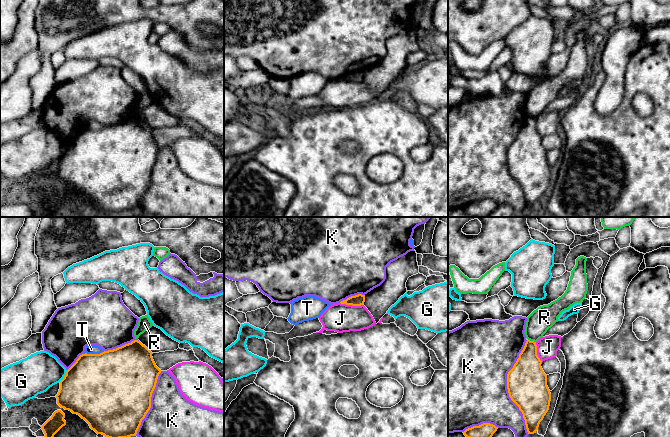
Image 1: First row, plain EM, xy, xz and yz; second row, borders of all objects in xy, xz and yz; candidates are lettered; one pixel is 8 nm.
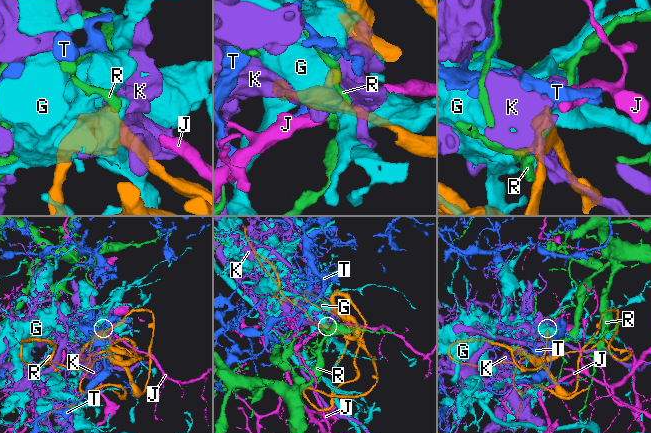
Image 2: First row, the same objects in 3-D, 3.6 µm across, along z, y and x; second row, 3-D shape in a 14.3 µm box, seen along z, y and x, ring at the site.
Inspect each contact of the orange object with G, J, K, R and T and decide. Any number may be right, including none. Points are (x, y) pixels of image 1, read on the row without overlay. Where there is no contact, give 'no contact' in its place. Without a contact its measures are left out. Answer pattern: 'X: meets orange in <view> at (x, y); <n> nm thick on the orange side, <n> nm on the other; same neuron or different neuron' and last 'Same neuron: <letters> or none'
G: meets orange in xy at (64, 152); 500 nm thick on the orange side, 300 nm on the other; different neuron
J: meets orange in xz at (351, 80); 90 nm thick on the orange side, 220 nm on the other; different neuron
K: meets orange in yz at (507, 163); 320 nm thick on the orange side, 500 nm on the other; different neuron
R: meets orange in yz at (532, 117); 240 nm thick on the orange side, 190 nm on the other; different neuron
T: meets orange in xy at (94, 130); 500 nm thick on the orange side, 80 nm on the other; different neuron
Same neuron: none

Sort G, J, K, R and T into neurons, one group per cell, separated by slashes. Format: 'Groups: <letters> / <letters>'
Groups: G / J / K / R / T

